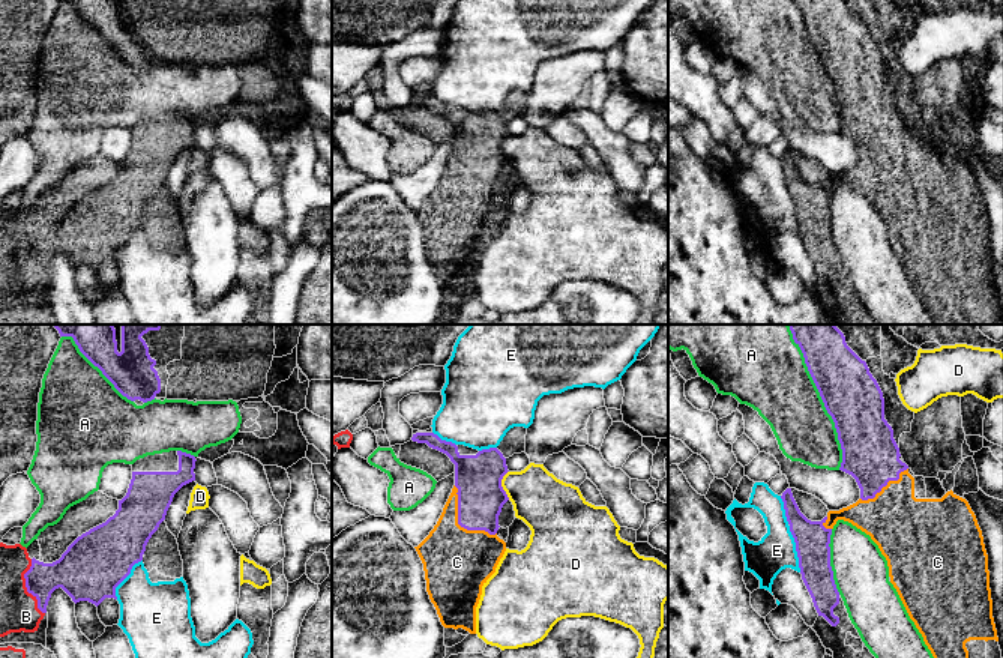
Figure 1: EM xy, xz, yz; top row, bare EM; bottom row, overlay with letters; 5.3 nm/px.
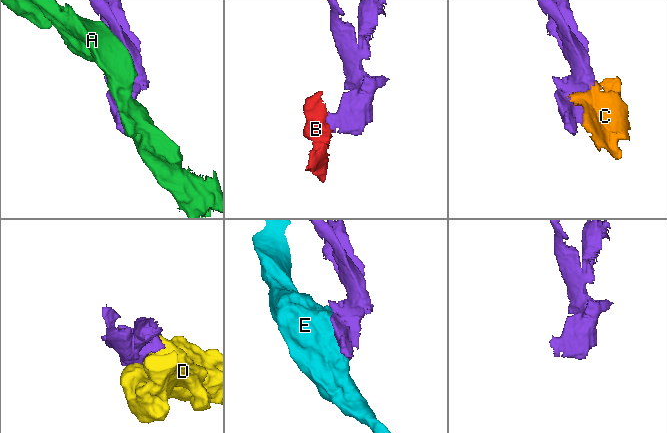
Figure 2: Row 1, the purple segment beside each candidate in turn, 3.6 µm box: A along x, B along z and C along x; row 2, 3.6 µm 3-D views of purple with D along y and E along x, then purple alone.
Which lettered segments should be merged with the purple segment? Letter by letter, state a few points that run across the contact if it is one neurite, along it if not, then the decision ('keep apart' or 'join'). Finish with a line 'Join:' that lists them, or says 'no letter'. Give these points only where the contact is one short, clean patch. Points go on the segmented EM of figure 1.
A: keep apart
B: xy (69, 573), (35, 580), (26, 586), (23, 604), (18, 609) | join
C: join
D: keep apart
E: keep apart
Join: B, C

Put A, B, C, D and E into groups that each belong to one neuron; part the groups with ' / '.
A / B C / D / E

